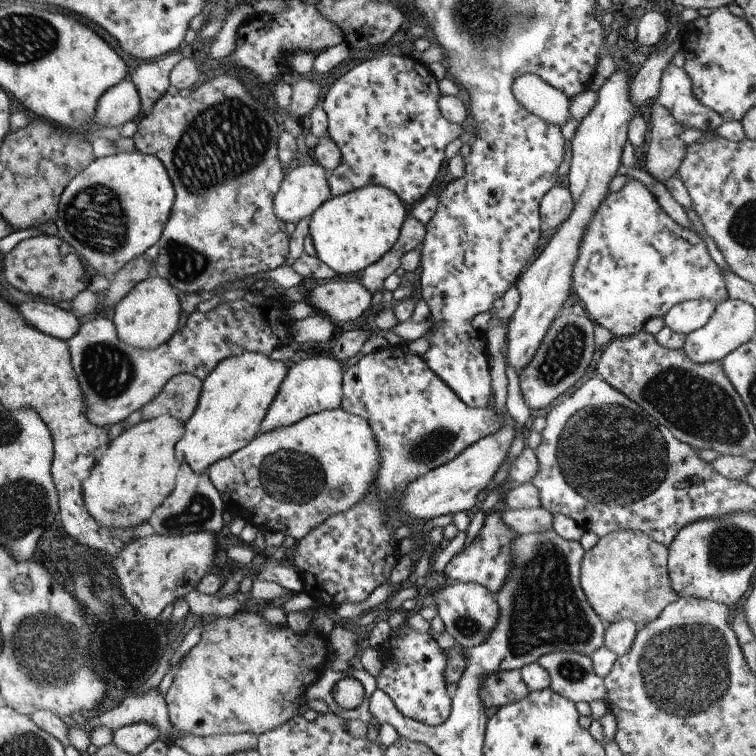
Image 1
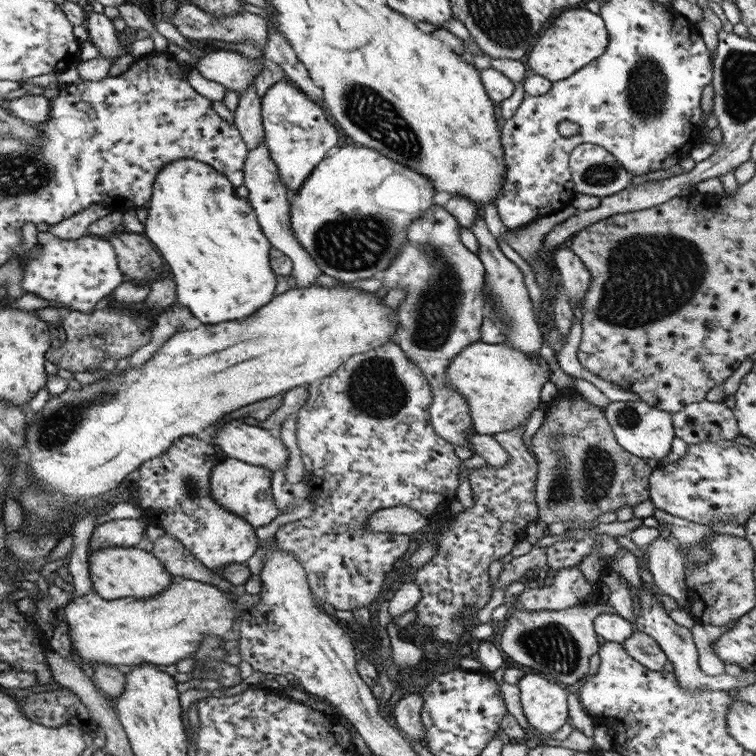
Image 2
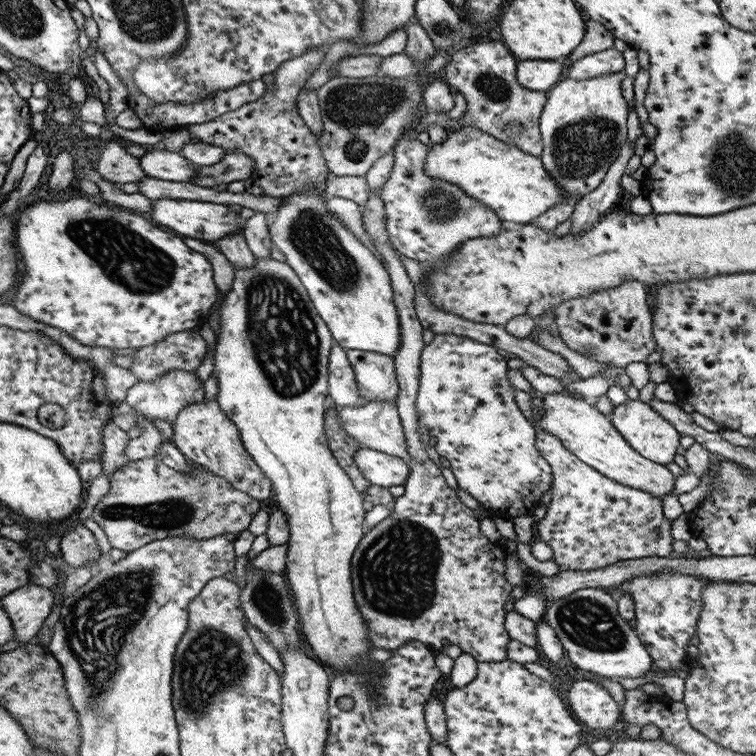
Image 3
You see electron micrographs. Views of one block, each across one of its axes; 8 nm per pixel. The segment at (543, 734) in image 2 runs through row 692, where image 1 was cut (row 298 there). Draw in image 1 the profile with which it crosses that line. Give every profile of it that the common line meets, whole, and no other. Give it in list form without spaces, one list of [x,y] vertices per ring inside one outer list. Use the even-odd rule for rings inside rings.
[[[625,65],[625,68],[615,68],[615,71],[605,82],[598,88],[597,100],[591,111],[579,121],[574,137],[570,140],[571,144],[571,161],[567,173],[567,190],[572,200],[571,212],[566,219],[556,228],[555,233],[545,244],[545,247],[532,264],[523,268],[516,278],[515,287],[518,290],[519,301],[514,312],[508,318],[506,345],[504,346],[504,354],[507,362],[513,367],[515,372],[523,367],[531,360],[535,354],[539,343],[543,340],[543,336],[553,322],[562,311],[562,304],[571,294],[571,273],[574,267],[576,256],[578,255],[578,246],[582,239],[583,233],[590,224],[590,220],[598,210],[602,200],[609,194],[607,186],[609,181],[615,175],[615,171],[620,165],[620,154],[623,143],[627,138],[627,125],[630,118],[637,113],[630,101],[628,100],[628,82],[633,74],[635,66]]]

